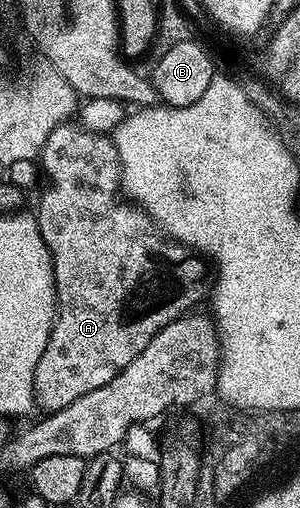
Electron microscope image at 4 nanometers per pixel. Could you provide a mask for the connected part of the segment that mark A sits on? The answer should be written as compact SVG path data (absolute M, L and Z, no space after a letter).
M68 121L50 133L39 156L41 171L49 184L37 203L35 214L39 233L49 247L57 290L57 316L47 337L47 349L43 349L39 365L35 365L31 392L45 413L63 409L71 405L71 401L79 401L83 393L107 385L107 381L127 369L127 365L147 349L155 333L196 308L193 306L207 295L206 260L166 237L148 213L123 198L121 163L117 159L119 149L111 140L109 135L85 131L76 122Z

